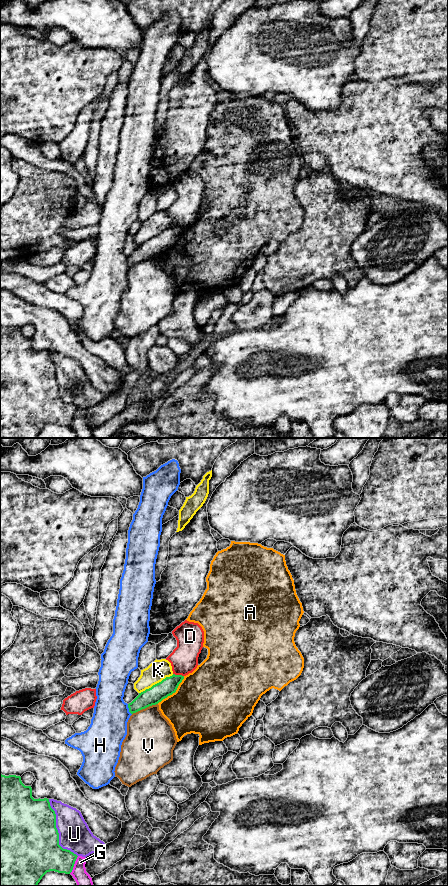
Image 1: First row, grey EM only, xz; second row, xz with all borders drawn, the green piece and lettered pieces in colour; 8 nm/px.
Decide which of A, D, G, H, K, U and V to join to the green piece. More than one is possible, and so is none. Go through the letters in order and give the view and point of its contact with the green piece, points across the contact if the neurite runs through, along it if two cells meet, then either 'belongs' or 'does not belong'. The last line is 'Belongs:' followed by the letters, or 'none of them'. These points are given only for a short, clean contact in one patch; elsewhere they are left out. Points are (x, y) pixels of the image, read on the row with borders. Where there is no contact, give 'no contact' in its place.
A: xz (173, 692) | does not belong
D: xz (178, 675) | along xz (173, 673), (183, 676) | does not belong
G: xz (73, 865) | does not belong
H: xz (129, 709) | does not belong
K: xz (157, 683) | does not belong
U: xz (57, 831) | does not belong
V: xz (144, 708) | does not belong
Belongs: none of them

